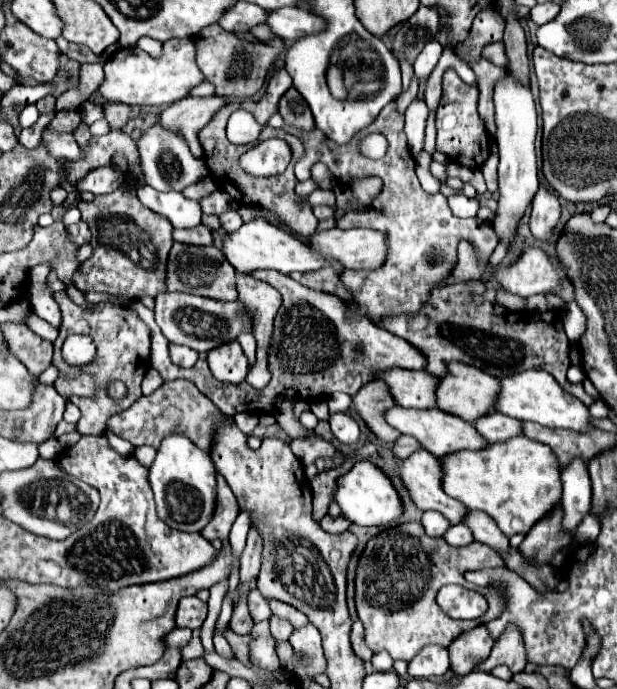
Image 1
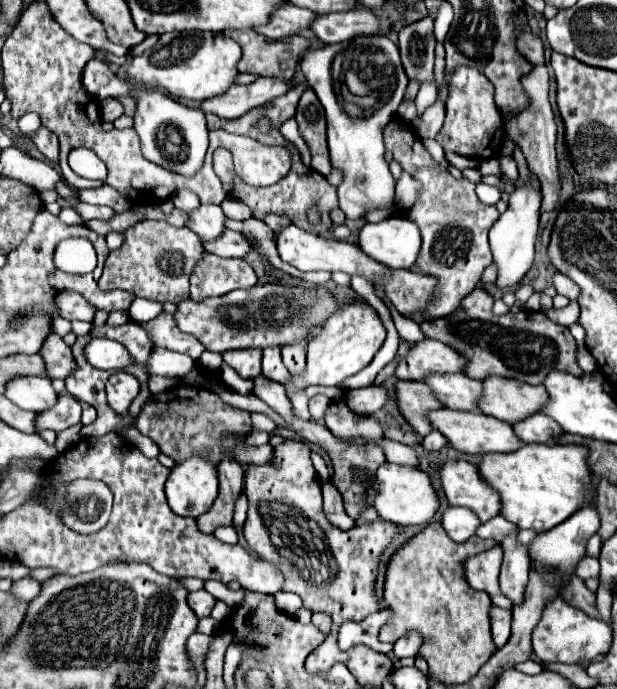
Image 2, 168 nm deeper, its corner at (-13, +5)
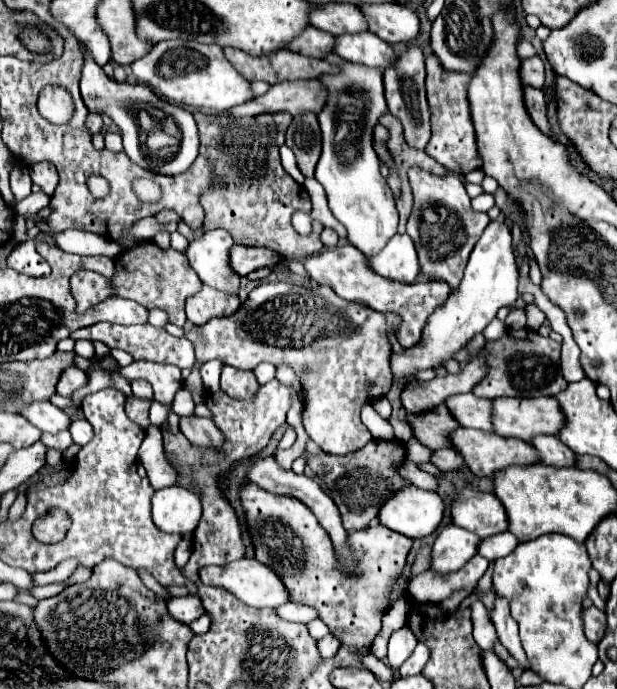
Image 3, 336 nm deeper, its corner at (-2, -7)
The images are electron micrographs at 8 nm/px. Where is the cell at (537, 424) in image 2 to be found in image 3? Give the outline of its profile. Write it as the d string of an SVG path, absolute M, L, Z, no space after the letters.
M539 434L539 436L533 436L529 444L537 450L539 460L543 464L551 464L551 466L575 466L575 454L557 436Z

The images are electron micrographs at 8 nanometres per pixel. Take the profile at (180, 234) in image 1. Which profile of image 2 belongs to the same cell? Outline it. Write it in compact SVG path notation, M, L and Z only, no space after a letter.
M226 230L220 238L206 242L204 250L216 256L222 256L222 258L244 258L252 250L252 244L248 242L244 234Z

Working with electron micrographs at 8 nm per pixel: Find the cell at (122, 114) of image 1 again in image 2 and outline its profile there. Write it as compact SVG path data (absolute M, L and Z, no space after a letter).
M116 98L102 100L100 108L102 108L102 120L104 122L114 122L116 118L120 118L124 114L124 108L122 108L122 104Z

